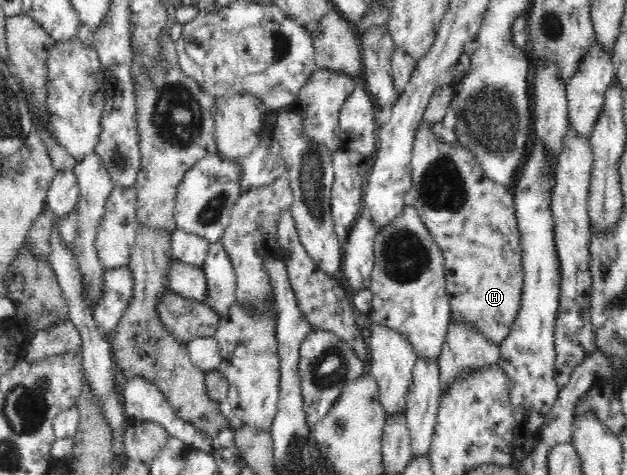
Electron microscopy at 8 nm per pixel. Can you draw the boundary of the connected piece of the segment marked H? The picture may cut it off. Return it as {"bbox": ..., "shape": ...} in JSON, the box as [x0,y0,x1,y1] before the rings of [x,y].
{"bbox":[408,119,524,345],"shape":[[[424,119],[419,122],[415,132],[413,147],[411,156],[413,185],[408,193],[413,196],[413,206],[417,209],[423,224],[443,252],[446,290],[452,317],[473,324],[479,332],[483,332],[487,340],[501,345],[509,335],[510,327],[521,309],[524,284],[521,235],[514,196],[505,185],[489,180],[471,151],[463,148],[457,141],[449,143],[441,139],[434,127],[427,126]]]}

